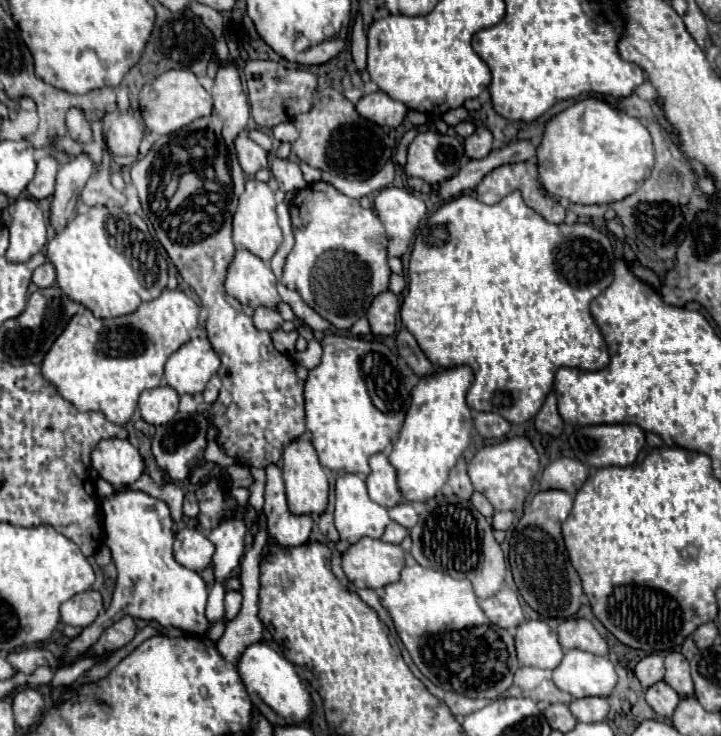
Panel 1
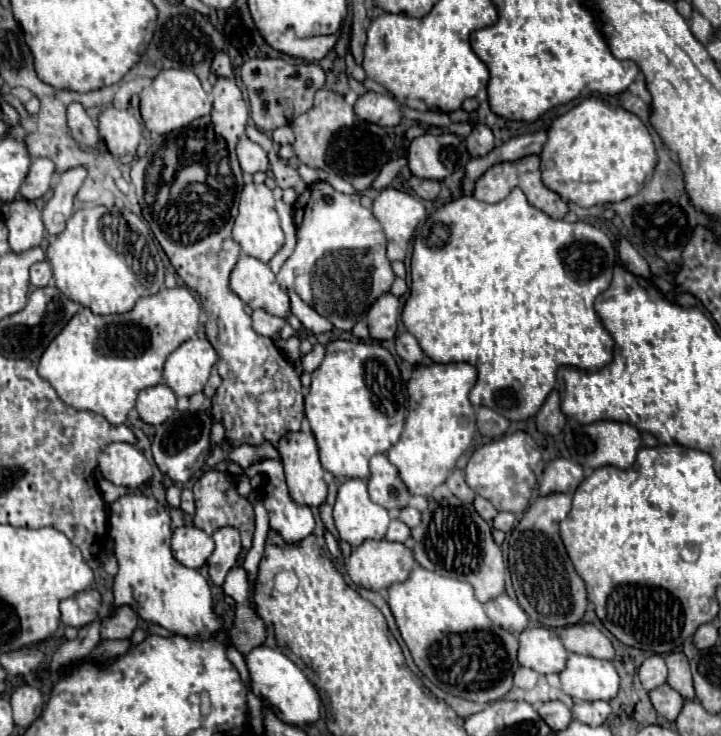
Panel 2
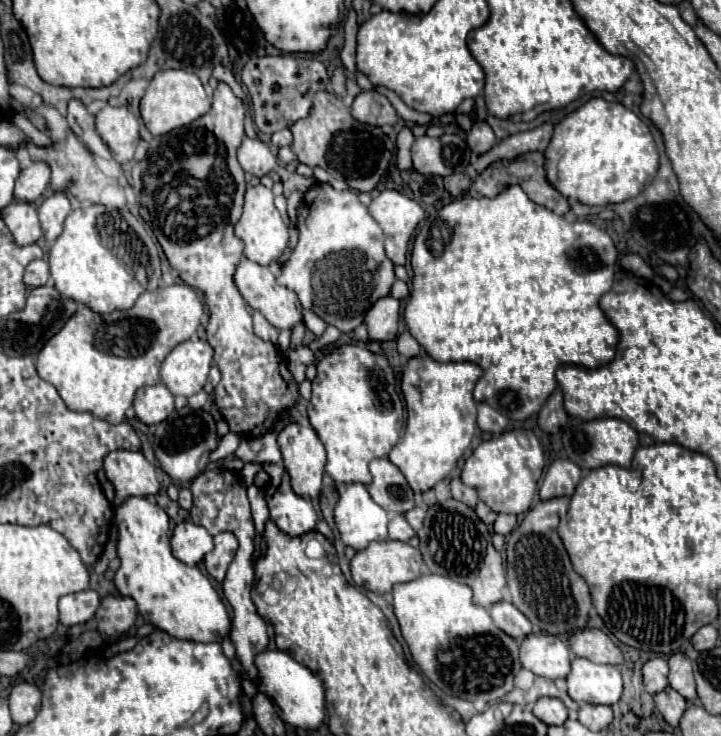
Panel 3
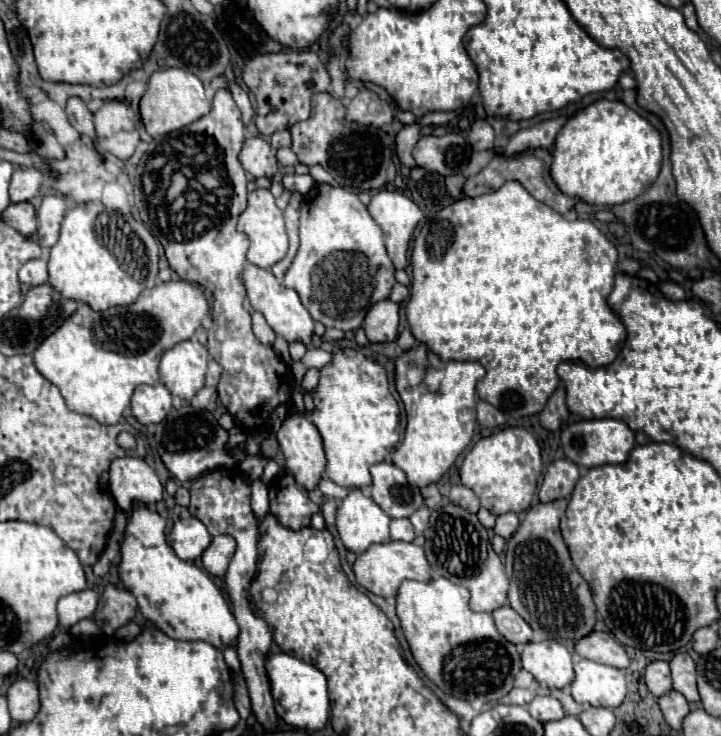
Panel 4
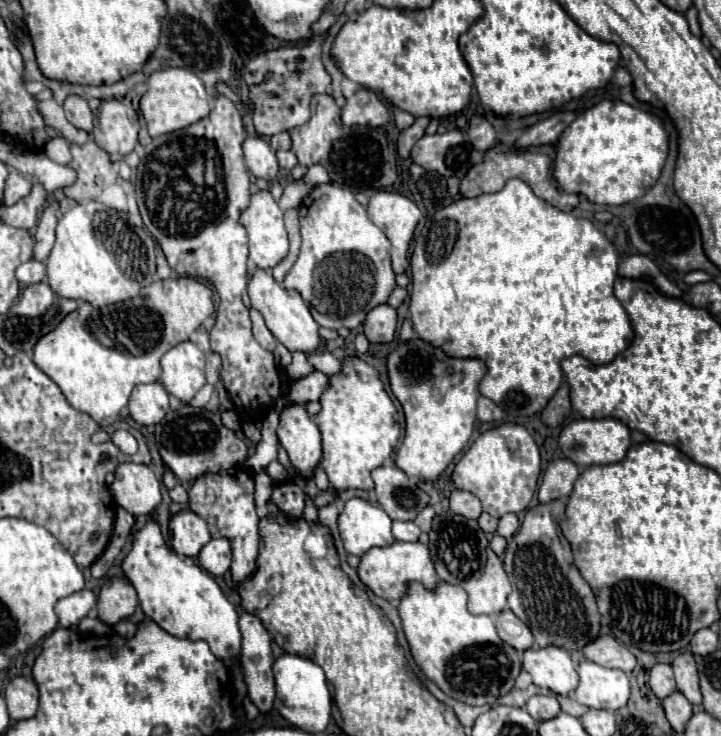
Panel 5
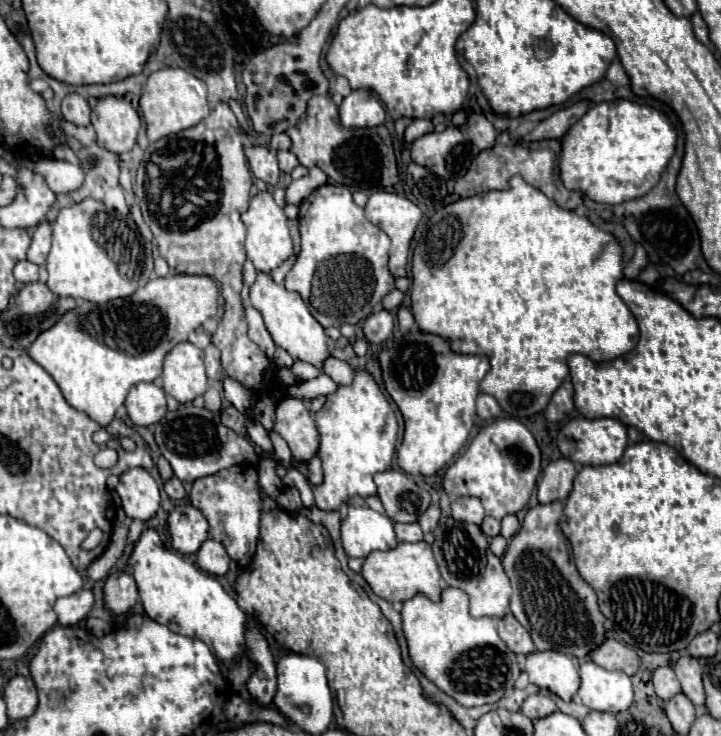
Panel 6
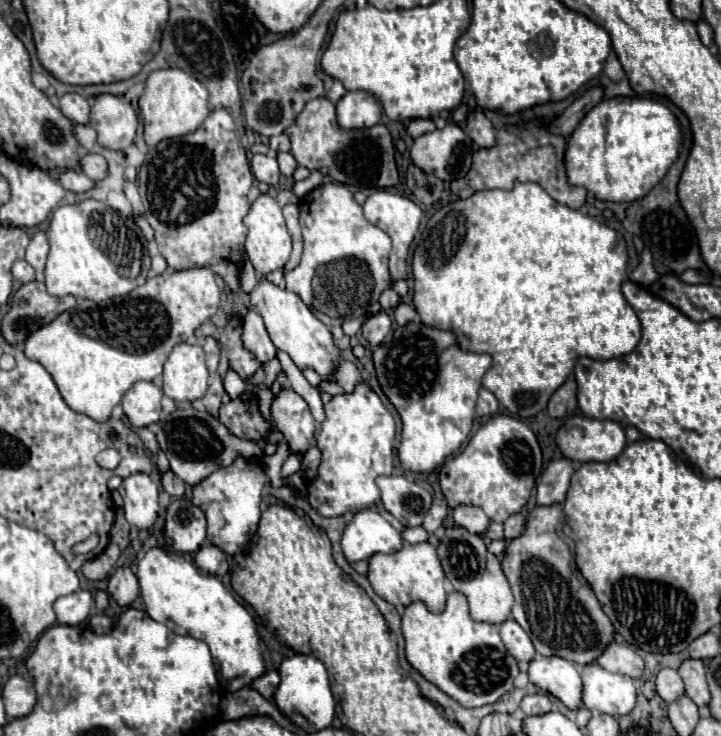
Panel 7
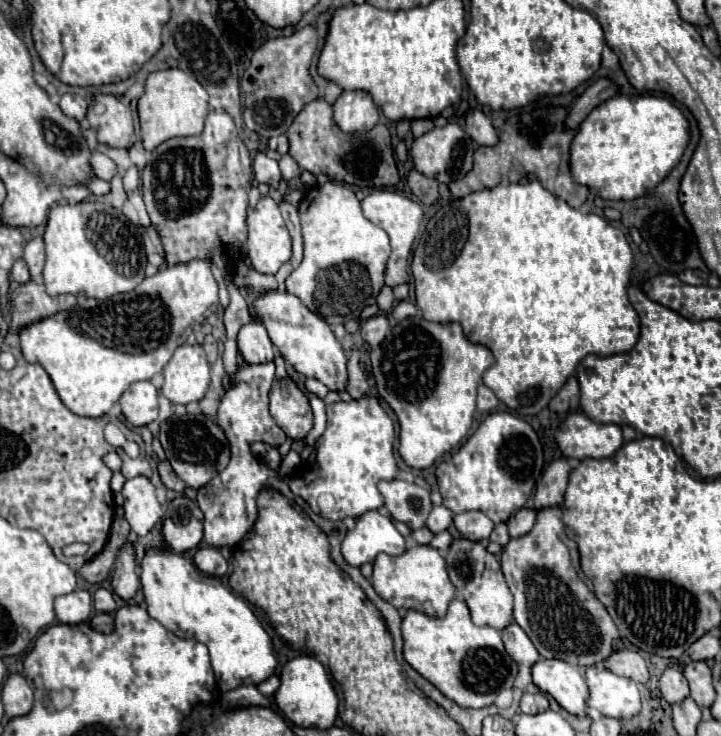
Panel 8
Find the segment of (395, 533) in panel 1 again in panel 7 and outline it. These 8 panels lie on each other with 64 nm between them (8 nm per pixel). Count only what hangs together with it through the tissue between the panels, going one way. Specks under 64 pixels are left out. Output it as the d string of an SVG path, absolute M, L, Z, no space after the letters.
M418 526L418 528L406 528L402 532L402 538L406 542L410 542L410 544L420 544L420 542L426 542L428 540L428 532L422 526Z

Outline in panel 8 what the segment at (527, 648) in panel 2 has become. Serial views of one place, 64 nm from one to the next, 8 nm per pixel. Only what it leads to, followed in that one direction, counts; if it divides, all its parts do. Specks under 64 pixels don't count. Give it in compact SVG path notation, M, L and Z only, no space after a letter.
M542 658L532 666L532 680L542 692L550 694L566 712L578 718L586 716L588 686L576 666L564 660Z

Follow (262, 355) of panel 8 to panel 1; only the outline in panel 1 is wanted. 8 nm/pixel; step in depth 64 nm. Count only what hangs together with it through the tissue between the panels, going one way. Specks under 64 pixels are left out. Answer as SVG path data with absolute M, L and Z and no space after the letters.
M260 306L260 308L254 310L252 320L254 320L254 326L256 326L258 330L264 330L264 332L280 330L280 326L284 324L284 318L280 316L280 312L270 310L270 308L264 308L264 306Z

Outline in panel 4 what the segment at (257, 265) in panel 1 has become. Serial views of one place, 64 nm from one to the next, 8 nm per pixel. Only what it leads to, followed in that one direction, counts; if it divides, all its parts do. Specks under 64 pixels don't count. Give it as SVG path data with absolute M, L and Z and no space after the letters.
M248 264L242 272L242 280L246 286L246 294L250 298L250 304L254 310L262 312L268 326L276 332L276 336L282 336L288 344L292 342L302 342L304 346L312 342L314 336L314 320L310 316L310 312L304 308L304 304L300 302L300 296L296 294L296 290L288 290L282 284L278 284L278 280L274 278L274 274L270 270L264 270L260 266Z

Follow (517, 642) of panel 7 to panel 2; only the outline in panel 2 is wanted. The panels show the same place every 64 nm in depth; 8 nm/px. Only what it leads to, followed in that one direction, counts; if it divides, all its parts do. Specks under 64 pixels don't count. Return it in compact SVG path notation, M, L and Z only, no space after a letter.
M502 594L496 600L490 600L488 604L484 604L484 608L488 612L488 618L496 626L500 626L512 634L520 634L522 630L528 628L526 612L520 608L520 604L516 604L516 598L508 596L508 594Z

